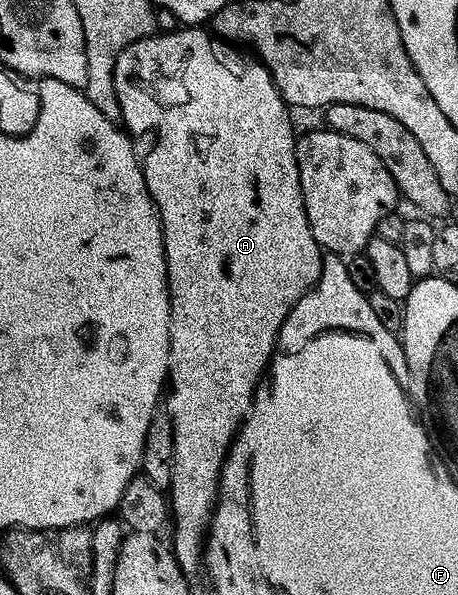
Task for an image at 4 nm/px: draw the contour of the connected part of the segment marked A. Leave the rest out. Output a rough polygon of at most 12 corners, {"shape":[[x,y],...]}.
{"shape":[[204,27],[118,54],[161,221],[181,573],[315,286],[290,109]]}

